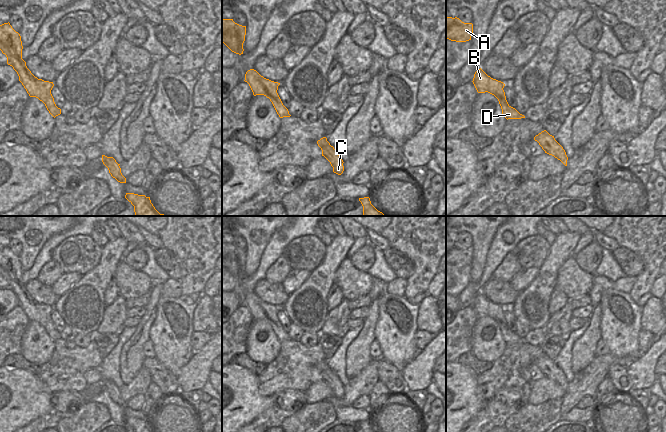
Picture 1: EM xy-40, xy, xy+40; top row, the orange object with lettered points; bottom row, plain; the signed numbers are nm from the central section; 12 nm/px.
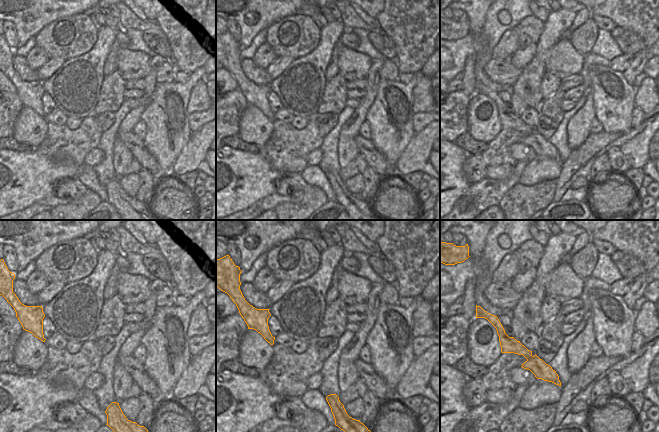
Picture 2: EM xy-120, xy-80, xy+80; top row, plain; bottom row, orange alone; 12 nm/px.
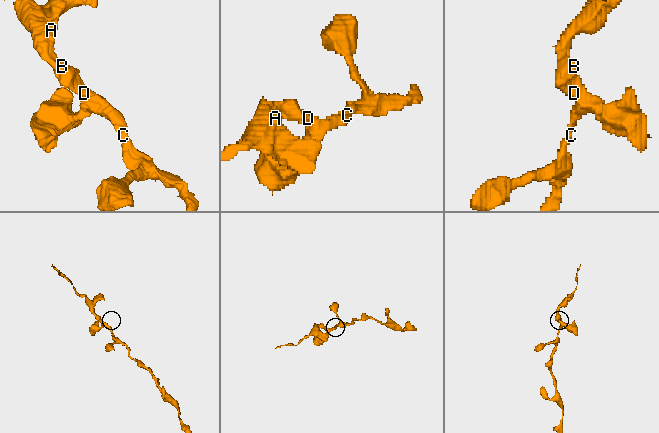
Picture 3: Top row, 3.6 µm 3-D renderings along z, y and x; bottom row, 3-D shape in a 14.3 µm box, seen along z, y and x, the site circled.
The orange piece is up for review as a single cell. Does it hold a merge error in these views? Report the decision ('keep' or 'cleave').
keep

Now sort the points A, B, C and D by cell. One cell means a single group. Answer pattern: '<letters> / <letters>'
A B C D

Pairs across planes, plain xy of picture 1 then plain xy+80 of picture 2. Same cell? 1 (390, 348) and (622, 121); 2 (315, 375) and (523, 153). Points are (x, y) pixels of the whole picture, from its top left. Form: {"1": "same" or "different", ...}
{"1": "same", "2": "same"}

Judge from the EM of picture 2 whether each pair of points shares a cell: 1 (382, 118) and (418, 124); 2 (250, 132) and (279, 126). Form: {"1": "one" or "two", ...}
{"1": "two", "2": "two"}

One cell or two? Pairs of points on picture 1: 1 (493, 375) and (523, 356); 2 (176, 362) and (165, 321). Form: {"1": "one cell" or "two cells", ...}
{"1": "one cell", "2": "one cell"}

